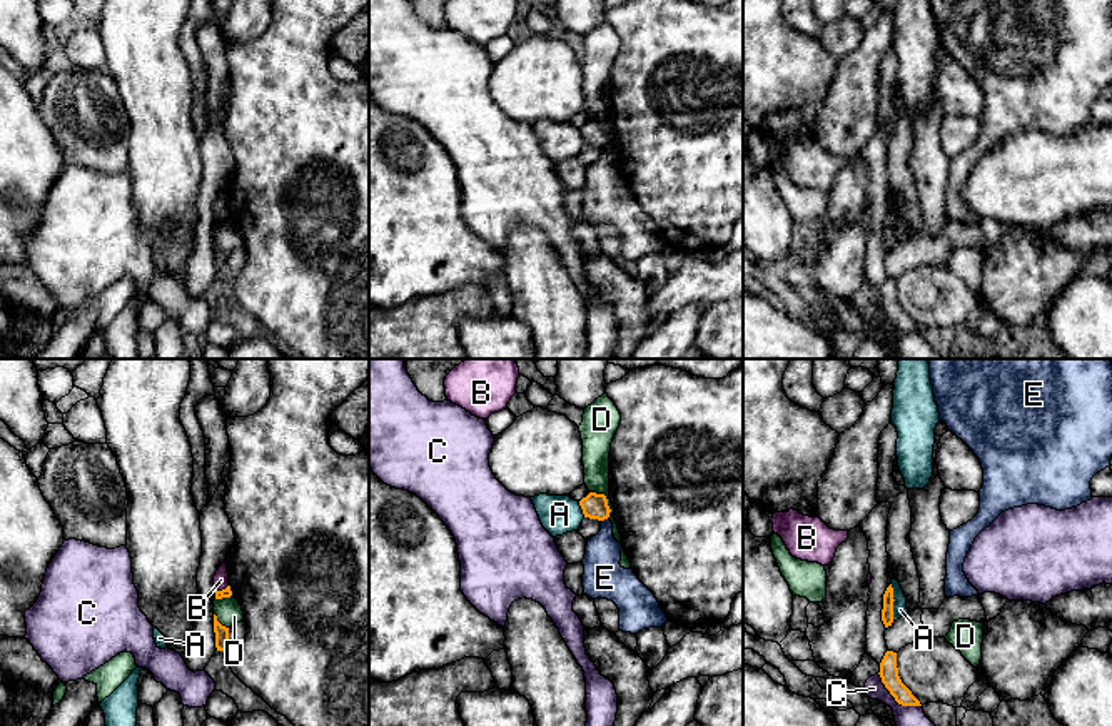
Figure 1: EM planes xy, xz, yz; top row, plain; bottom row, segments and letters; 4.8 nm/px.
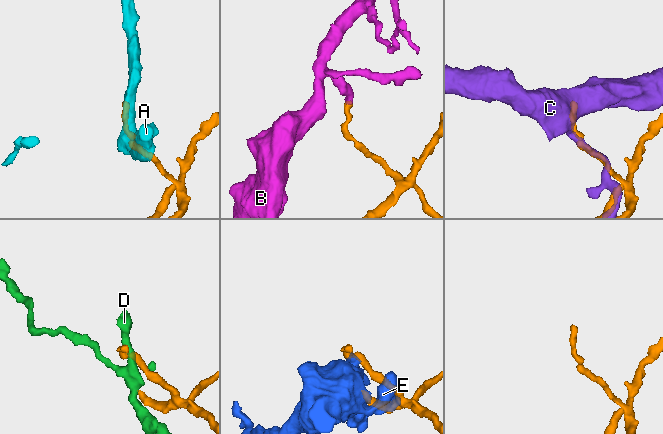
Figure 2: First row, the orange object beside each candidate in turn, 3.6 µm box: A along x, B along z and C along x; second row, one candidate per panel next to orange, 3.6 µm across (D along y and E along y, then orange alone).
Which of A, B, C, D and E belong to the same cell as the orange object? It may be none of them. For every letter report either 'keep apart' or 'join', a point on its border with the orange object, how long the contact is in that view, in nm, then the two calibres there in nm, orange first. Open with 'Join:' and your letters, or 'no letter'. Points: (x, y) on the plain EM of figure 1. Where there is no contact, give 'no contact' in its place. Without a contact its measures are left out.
Join: no letter
A: keep apart; meets orange in yz at (892, 229); contact 180 nm long; 60 nm thick on the orange side, 70 nm on the other
B: keep apart; meets orange in xy at (222, 216); contact 70 nm long; 50 nm thick on the orange side, 80 nm on the other
C: keep apart; meets orange in yz at (895, 326); contact 260 nm long; 90 nm thick on the orange side, 180 nm on the other
D: keep apart; meets orange in xz at (606, 126); contact 160 nm long; 130 nm thick on the orange side, 130 nm on the other
E: keep apart; meets orange in xz at (603, 146); contact 40 nm long; 130 nm thick on the orange side, 180 nm on the other

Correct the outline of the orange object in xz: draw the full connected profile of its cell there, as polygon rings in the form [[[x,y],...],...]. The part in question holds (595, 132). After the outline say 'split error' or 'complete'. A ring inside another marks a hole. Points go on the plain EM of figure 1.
[[[589,118],[579,127],[584,144],[604,147],[609,144],[609,132],[604,120]]]; complete

